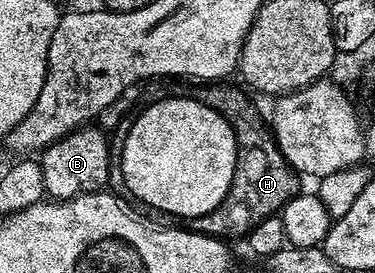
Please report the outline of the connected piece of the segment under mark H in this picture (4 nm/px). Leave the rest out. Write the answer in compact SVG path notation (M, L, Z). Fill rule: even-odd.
M241 89L240 96L246 100L248 108L232 108L232 102L228 102L228 108L221 108L218 112L232 126L237 146L237 169L234 171L235 179L230 183L229 194L221 200L215 210L208 214L214 218L220 216L222 228L216 228L218 222L210 224L214 228L198 226L198 217L191 217L188 222L189 231L214 239L229 240L228 238L247 237L260 221L279 213L283 205L298 195L302 186L299 173L295 172L284 159L274 140L274 133L267 121L265 124L253 97L245 89Z

